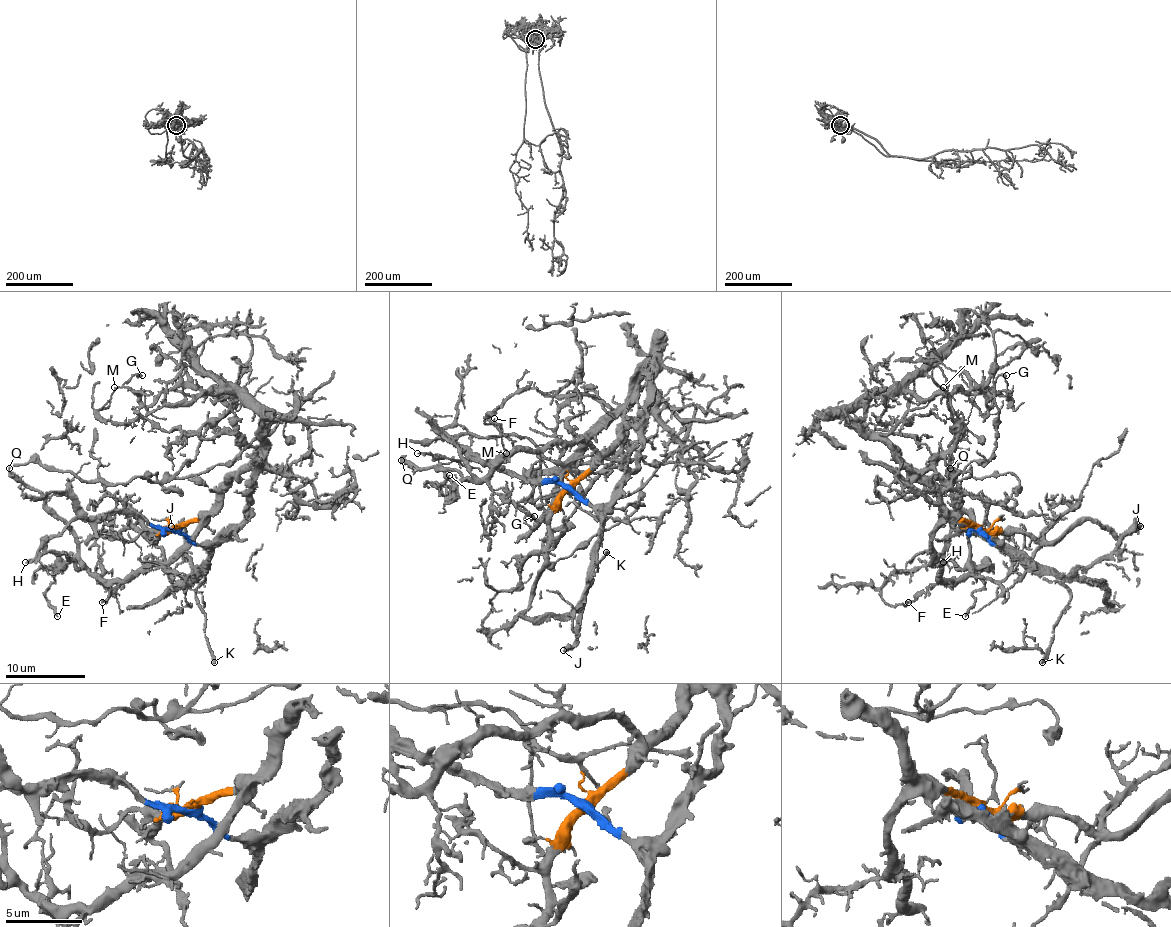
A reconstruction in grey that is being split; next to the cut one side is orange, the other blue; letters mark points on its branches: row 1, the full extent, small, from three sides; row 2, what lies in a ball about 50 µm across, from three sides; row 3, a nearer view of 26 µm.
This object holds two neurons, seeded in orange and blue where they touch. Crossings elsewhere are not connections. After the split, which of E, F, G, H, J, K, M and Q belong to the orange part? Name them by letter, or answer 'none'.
E, F, G, M, Q

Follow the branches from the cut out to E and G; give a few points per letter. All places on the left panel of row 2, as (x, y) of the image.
E: (176, 527), (204, 523), (166, 561), (152, 561), (123, 579), (97, 579), (69, 561), (45, 593), (57, 617)
G: (176, 527), (204, 515), (260, 449), (262, 414), (242, 394), (188, 386), (145, 406), (127, 382), (143, 376)

